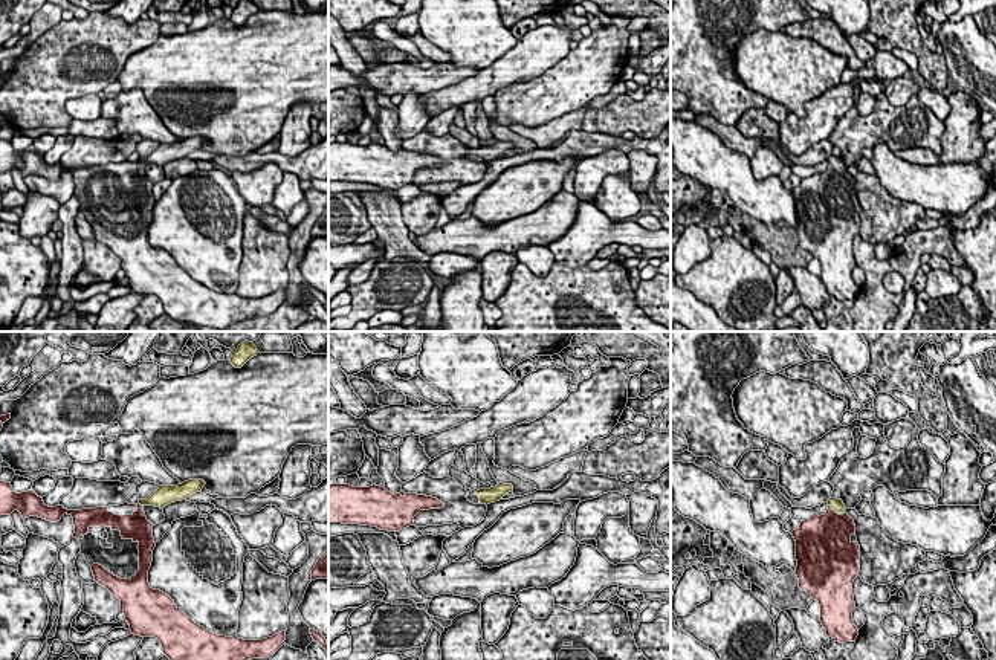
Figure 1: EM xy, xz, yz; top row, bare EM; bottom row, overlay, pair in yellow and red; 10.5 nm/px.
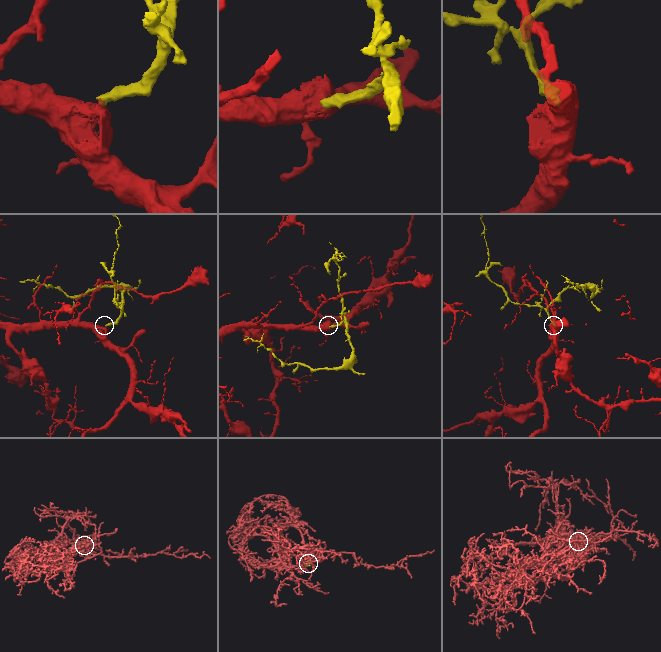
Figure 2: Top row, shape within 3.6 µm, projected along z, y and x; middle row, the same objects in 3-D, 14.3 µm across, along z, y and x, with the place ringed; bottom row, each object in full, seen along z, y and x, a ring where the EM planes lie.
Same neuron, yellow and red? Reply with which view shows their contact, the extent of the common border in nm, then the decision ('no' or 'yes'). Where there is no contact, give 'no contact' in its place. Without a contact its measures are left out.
yz | 150 nm | yes

